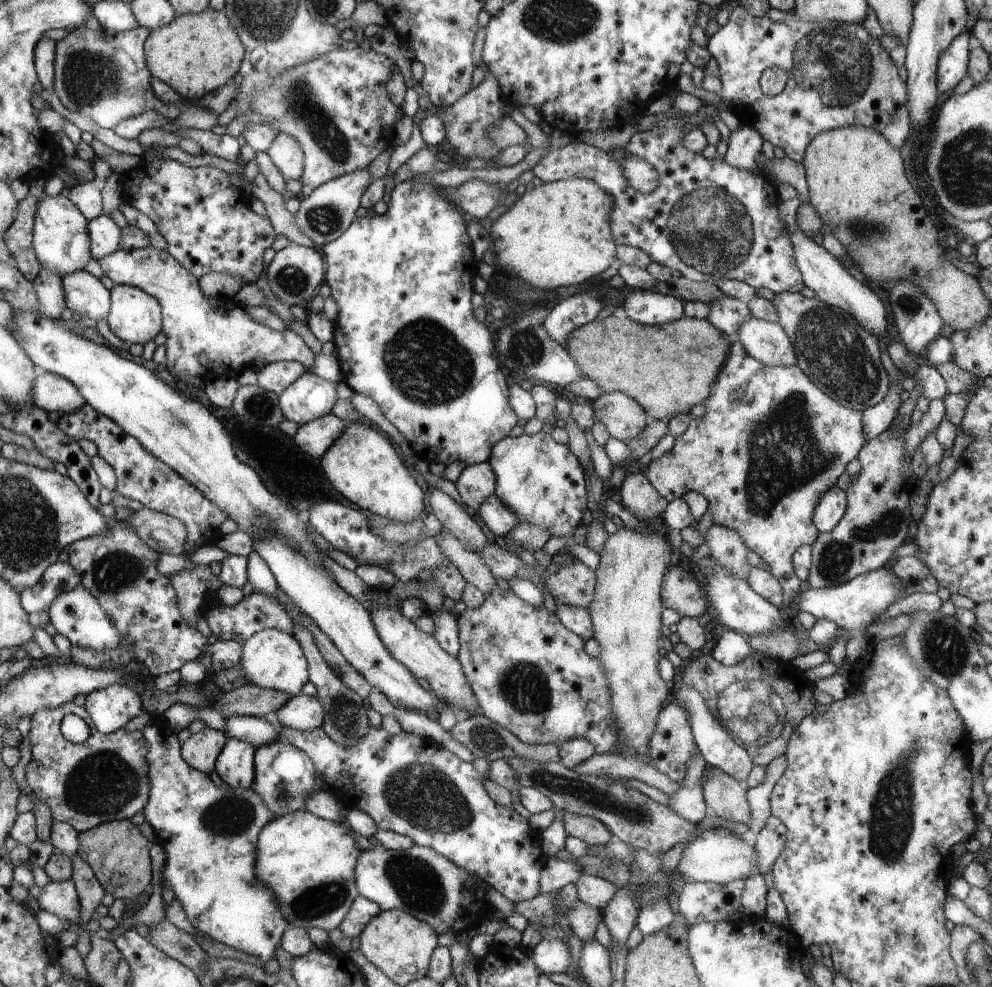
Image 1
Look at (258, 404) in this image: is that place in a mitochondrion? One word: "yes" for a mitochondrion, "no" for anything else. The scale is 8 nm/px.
yes

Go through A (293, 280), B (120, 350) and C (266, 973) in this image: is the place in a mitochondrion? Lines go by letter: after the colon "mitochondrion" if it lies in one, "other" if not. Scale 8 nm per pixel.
A: mitochondrion
B: other
C: other

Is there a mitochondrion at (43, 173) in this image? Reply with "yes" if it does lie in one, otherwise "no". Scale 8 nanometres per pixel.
no

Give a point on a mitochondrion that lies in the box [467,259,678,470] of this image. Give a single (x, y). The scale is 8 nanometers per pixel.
(524, 351)

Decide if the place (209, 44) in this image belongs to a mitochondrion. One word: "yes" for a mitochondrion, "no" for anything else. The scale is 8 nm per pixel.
no

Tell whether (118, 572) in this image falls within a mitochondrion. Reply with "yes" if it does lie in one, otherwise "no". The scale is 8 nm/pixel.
yes

